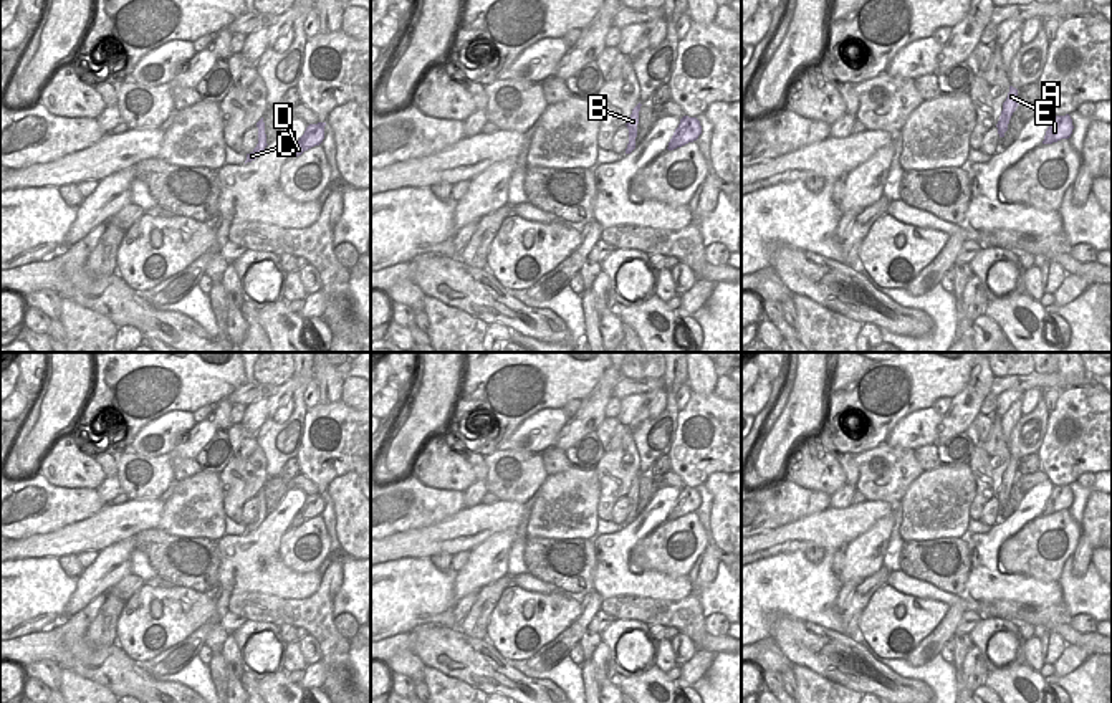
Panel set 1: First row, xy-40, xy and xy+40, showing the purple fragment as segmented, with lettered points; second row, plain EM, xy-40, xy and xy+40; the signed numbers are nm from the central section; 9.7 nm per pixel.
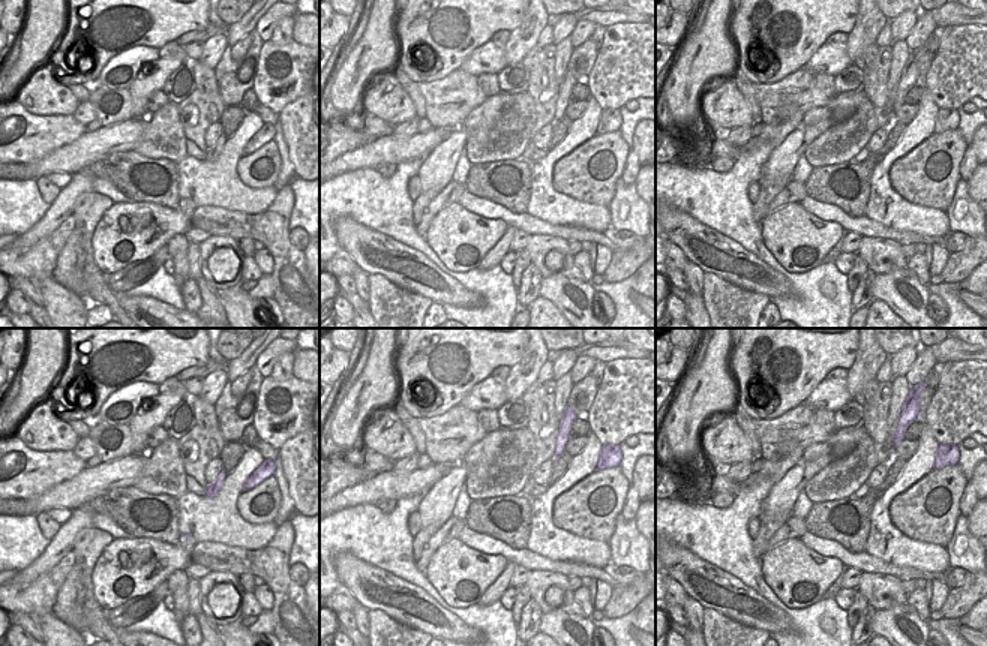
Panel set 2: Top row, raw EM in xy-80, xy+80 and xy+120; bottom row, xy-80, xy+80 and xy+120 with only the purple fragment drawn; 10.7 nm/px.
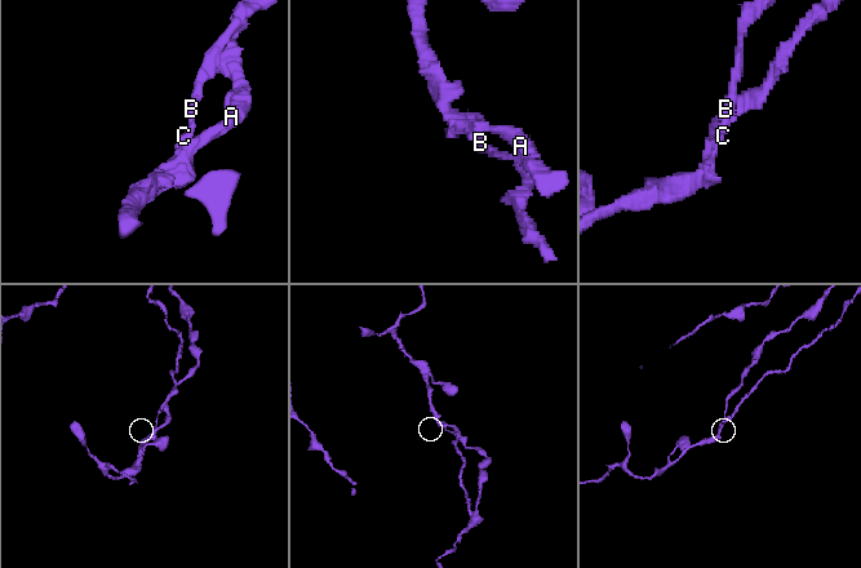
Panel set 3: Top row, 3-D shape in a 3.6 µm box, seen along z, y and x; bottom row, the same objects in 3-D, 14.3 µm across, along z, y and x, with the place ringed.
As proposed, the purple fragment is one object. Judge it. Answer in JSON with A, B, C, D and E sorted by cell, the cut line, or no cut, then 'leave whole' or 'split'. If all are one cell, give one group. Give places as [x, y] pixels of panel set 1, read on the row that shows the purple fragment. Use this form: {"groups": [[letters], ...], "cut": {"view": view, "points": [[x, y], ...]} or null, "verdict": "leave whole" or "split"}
{"groups": [["A", "C", "D"], ["B", "E"]], "cut": {"view": "xy", "points": [[636, 133], [629, 134]]}, "verdict": "split"}

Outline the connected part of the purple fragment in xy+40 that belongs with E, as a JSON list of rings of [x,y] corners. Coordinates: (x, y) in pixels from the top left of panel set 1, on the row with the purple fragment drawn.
[[[1009,86],[1008,98],[1003,103],[1003,111],[1001,111],[999,121],[996,124],[999,137],[1004,137],[1004,132],[1008,131],[1009,119],[1018,106],[1019,106],[1018,104],[1018,89]]]

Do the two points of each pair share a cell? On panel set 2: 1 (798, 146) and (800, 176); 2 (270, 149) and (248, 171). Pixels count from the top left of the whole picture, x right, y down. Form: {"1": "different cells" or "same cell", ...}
{"1": "different cells", "2": "same cell"}

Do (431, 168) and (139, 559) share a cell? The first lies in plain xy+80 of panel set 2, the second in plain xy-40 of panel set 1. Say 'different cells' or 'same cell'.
different cells

